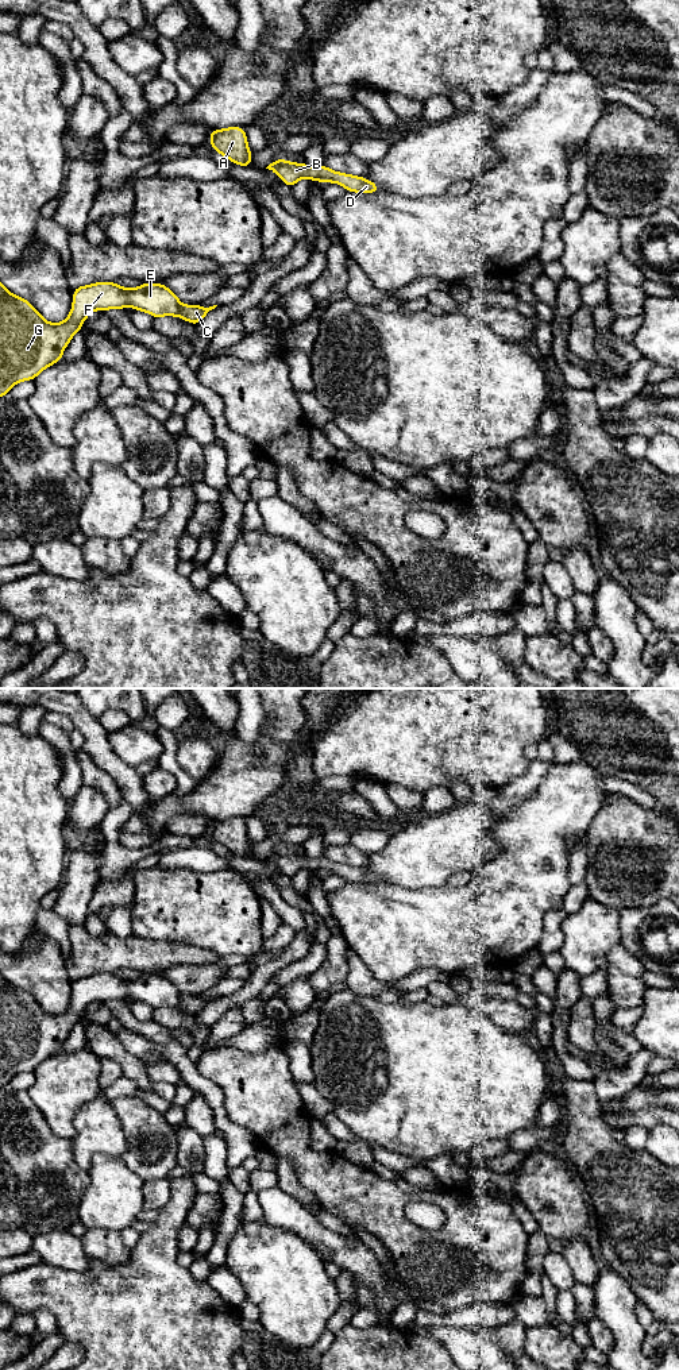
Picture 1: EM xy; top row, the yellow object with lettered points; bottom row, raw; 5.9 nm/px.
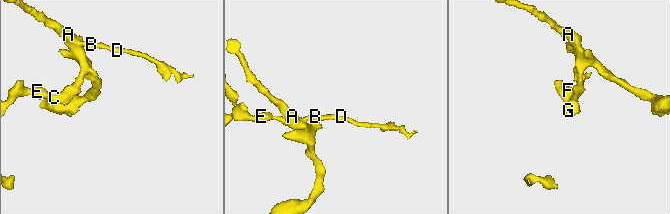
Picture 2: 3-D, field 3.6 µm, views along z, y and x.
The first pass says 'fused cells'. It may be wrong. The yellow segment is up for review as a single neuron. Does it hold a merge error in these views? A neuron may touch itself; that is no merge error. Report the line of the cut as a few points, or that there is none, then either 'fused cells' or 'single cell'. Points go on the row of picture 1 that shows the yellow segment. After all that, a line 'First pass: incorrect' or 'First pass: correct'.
cut xy (181, 305), (177, 315); fused cells
First pass: correct

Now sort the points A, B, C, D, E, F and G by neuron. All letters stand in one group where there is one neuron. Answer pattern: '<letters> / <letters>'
A B C D / E F G

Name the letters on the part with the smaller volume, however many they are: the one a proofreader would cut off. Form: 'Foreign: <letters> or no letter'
Foreign: A, B, C, D

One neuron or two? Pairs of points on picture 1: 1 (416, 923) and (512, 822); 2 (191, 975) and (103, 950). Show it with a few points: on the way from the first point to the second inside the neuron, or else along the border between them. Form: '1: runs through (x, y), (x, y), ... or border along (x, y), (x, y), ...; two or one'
1: runs through (448, 921), (512, 855); one
2: border along (200, 964), (176, 964), (159, 973); two

